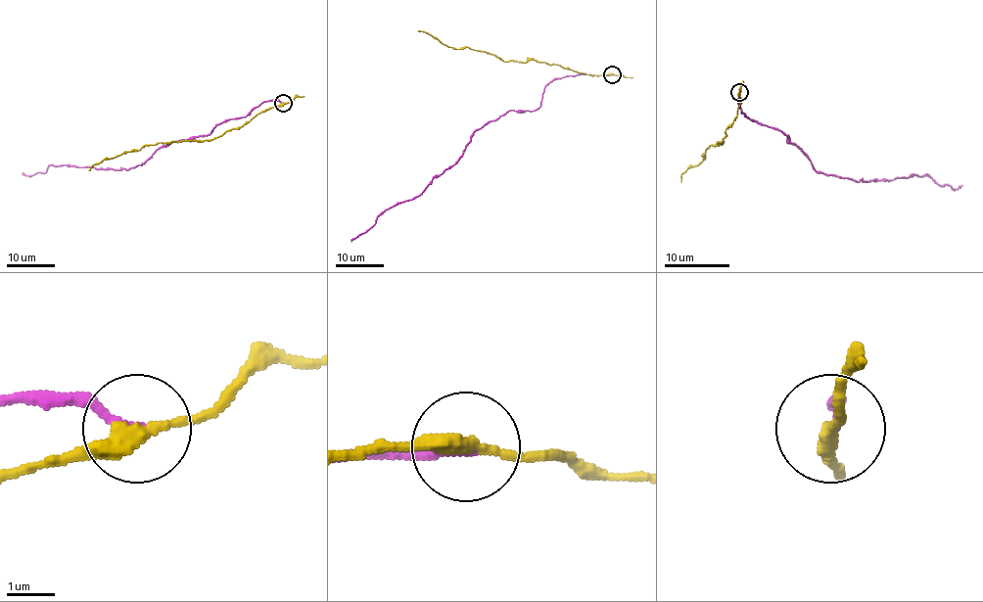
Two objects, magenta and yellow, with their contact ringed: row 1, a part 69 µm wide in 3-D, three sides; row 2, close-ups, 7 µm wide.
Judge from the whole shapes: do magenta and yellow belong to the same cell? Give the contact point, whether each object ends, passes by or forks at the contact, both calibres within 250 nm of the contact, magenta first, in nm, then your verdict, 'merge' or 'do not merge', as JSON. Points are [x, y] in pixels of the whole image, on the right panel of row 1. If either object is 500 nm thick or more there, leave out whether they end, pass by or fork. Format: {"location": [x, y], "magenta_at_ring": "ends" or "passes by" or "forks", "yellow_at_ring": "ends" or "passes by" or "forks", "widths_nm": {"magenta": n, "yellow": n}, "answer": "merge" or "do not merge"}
{"location": [739, 92], "magenta_at_ring": "ends", "yellow_at_ring": "passes by", "widths_nm": {"magenta": 140, "yellow": 320}, "answer": "do not merge"}

